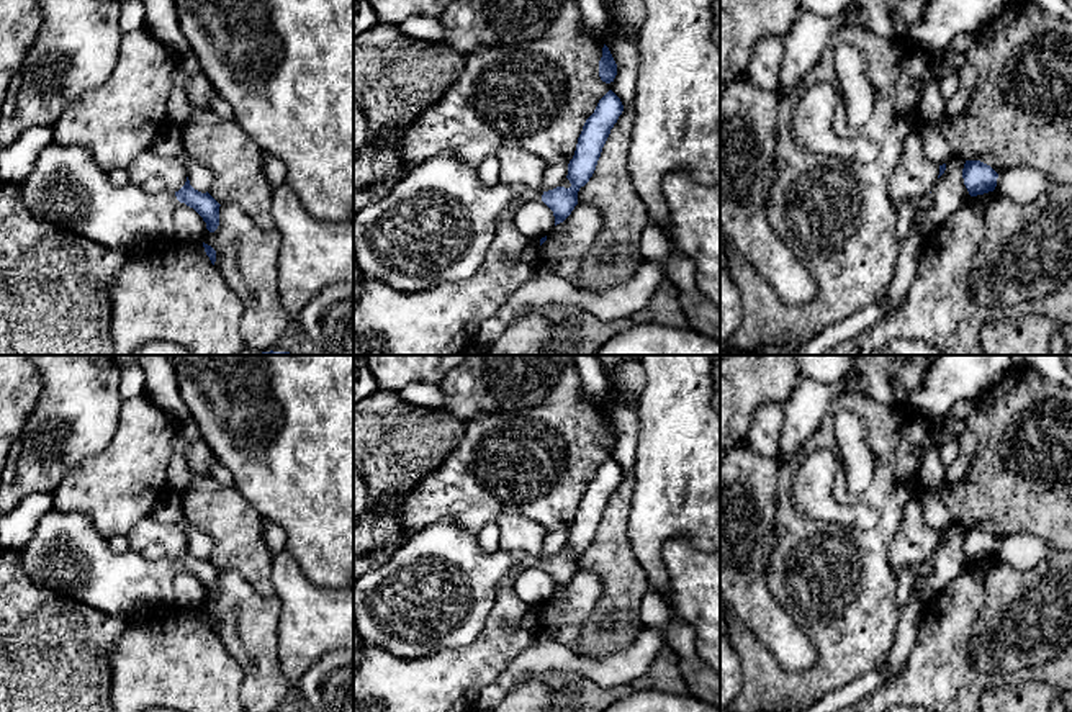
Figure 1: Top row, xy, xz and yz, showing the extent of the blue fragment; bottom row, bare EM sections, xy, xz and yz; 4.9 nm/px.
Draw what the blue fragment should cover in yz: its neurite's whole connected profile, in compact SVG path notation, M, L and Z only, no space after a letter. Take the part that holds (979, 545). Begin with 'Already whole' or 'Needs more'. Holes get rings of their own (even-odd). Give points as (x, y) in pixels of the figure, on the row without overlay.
Already whole. M966 527L962 545L969 561L977 563L995 557L998 540L980 527Z

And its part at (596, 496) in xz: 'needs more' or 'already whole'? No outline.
needs more

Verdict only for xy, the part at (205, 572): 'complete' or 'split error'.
split error

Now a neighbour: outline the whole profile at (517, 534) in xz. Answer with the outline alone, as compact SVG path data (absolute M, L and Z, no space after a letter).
M512 512L498 514L494 524L501 530L502 552L527 552L532 557L543 557L547 529L535 520Z

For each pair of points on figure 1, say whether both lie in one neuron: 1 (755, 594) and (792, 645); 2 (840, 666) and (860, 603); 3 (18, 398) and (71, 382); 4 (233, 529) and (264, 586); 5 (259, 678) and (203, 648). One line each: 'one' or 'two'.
1: one
2: one
3: two
4: one
5: two

